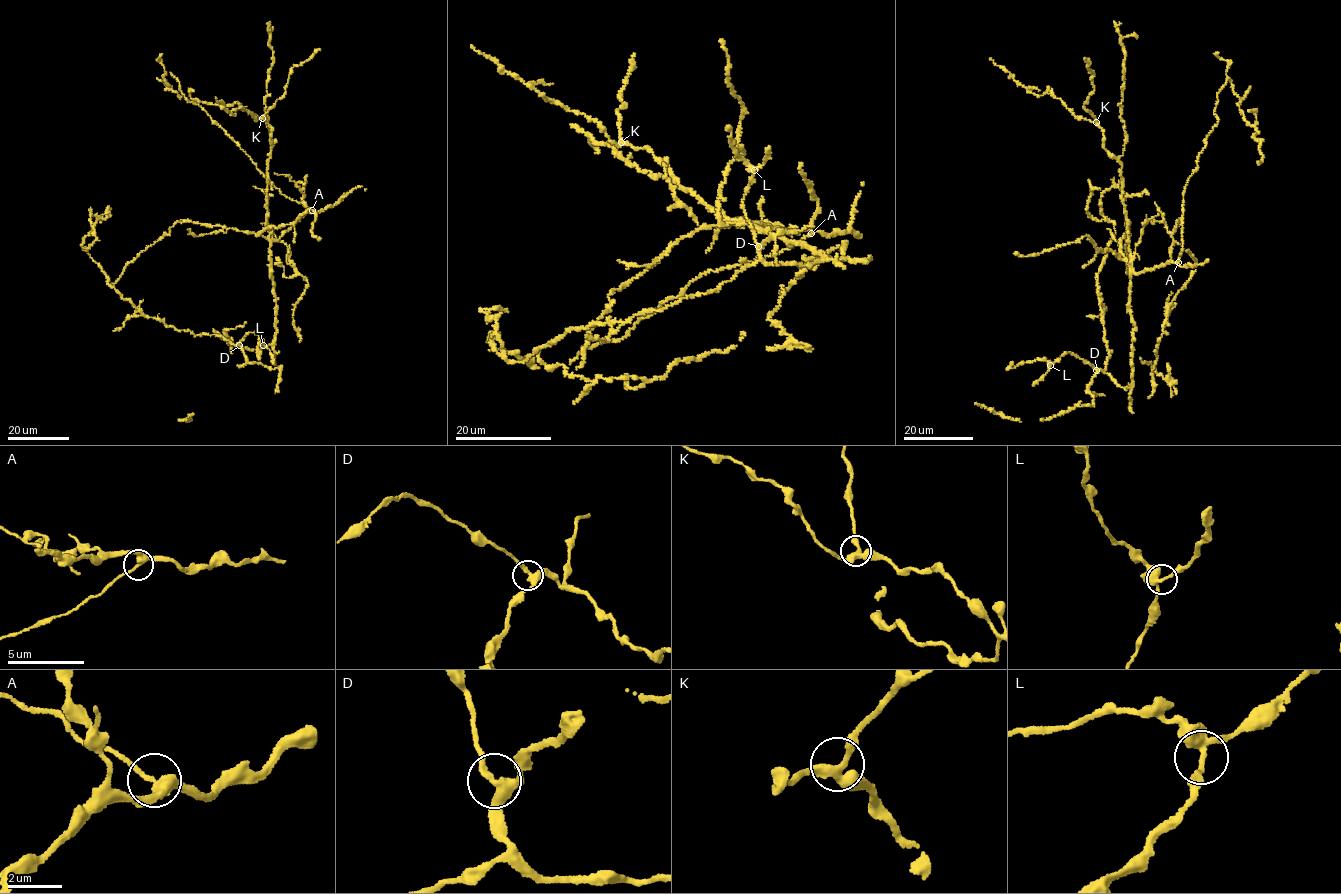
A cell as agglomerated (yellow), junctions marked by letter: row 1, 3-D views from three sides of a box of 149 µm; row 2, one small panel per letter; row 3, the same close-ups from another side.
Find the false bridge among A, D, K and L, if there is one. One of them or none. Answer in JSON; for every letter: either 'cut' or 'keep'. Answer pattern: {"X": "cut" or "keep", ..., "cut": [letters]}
{"A": "cut", "D": "keep", "K": "keep", "L": "keep", "cut": ["A"]}

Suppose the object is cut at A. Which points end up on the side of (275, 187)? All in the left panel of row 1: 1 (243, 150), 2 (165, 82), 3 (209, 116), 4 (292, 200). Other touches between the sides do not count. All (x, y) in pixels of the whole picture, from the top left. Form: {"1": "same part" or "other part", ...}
{"1": "same part", "2": "other part", "3": "same part", "4": "same part"}

